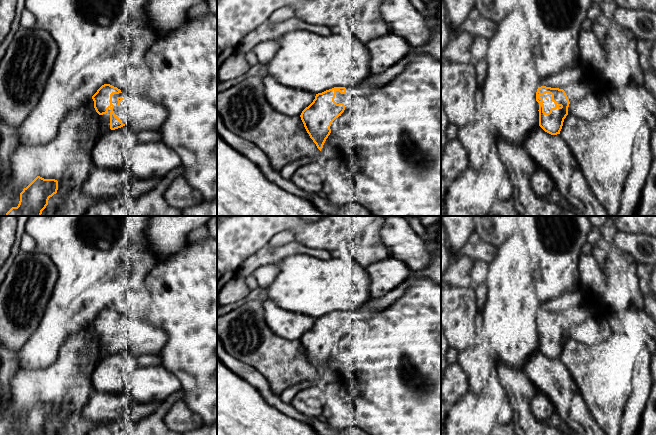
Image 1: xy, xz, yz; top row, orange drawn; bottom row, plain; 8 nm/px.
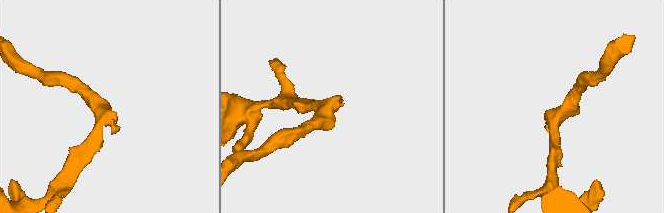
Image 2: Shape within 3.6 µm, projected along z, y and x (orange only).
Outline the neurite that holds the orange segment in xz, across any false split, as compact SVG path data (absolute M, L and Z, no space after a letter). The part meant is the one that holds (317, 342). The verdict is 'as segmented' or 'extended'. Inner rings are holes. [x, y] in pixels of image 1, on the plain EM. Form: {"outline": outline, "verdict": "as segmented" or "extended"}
{"outline": "M334 311L315 320L300 341L310 362L321 375L332 346L348 333L353 311Z", "verdict": "extended"}

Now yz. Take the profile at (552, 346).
{"outline": "M539 308L536 325L539 332L539 350L551 359L560 358L570 328L565 315Z", "verdict": "extended"}

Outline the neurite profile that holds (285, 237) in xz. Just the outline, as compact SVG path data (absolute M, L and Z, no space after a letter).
M284 231L274 235L269 241L271 247L279 247L295 240L295 234L292 231Z

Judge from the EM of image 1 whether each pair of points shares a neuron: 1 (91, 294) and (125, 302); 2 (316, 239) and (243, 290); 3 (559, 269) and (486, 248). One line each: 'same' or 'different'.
1: different
2: different
3: different

